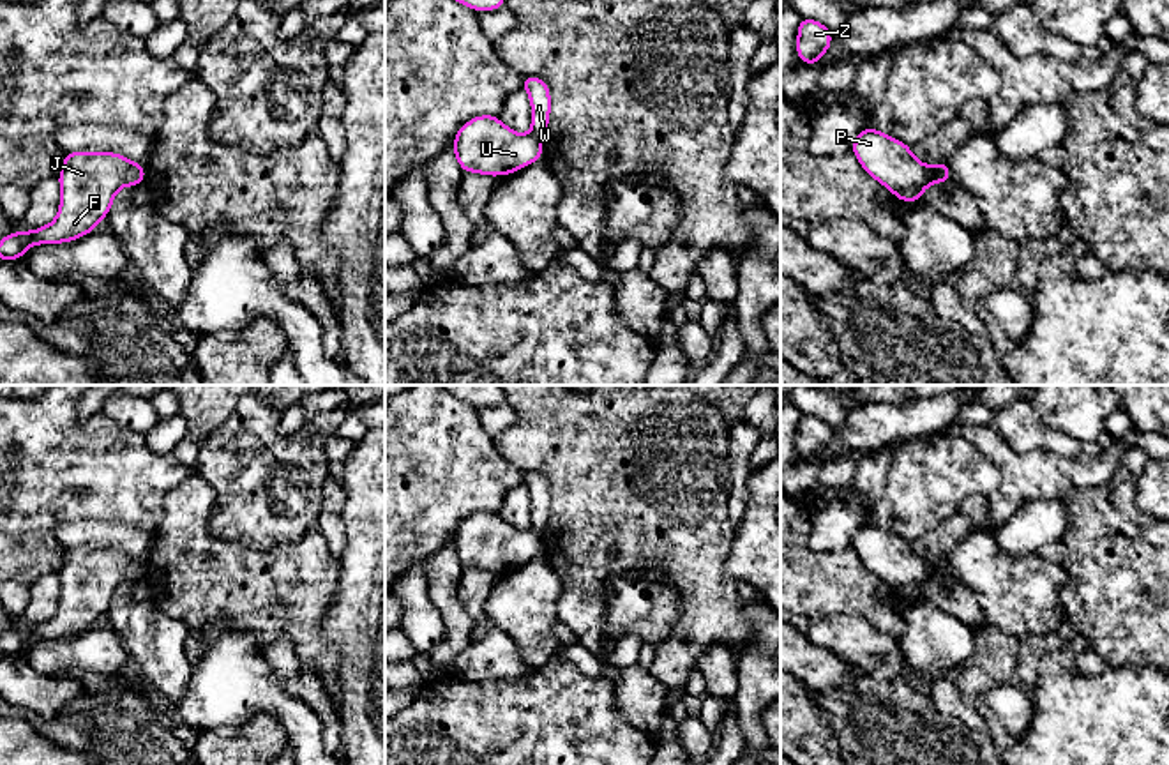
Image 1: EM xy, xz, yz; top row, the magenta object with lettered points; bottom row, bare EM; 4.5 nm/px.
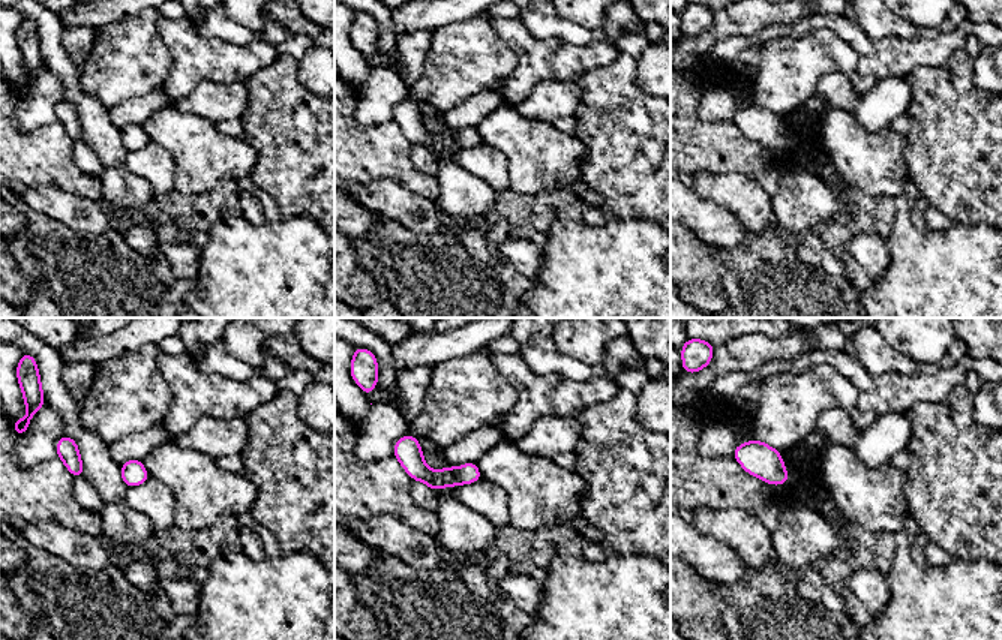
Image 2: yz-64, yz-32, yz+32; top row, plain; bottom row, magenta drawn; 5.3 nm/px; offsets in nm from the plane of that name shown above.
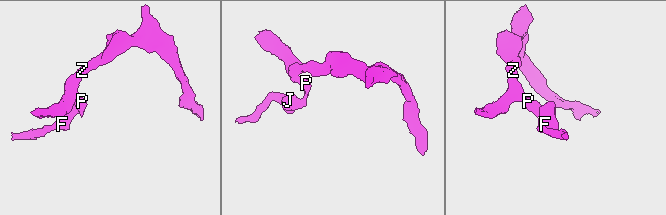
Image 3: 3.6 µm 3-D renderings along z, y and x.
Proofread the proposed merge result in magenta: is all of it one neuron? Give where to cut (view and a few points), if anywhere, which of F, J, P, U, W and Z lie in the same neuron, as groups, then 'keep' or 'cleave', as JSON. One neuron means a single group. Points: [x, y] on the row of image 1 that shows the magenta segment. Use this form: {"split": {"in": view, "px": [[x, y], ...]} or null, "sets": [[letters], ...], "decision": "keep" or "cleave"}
{"split": {"in": "yz", "px": [[927, 166], [931, 181]]}, "sets": [["F", "J", "U"], ["P", "W", "Z"]], "decision": "cleave"}

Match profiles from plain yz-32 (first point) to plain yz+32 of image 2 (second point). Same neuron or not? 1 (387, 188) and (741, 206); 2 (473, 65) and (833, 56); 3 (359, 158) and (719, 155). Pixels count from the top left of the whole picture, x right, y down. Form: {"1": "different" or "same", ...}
{"1": "same", "2": "same", "3": "same"}

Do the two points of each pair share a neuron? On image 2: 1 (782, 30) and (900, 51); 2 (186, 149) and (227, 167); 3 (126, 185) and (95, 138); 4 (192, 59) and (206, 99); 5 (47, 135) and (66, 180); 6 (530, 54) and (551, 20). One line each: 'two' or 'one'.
1: one
2: one
3: one
4: two
5: one
6: two

